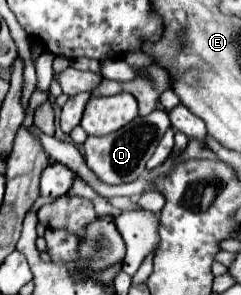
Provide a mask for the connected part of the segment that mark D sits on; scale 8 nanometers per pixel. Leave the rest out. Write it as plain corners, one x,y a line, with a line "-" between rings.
155,110
147,116
137,116
131,120
125,128
107,134
107,136
89,136
87,142
83,144
85,148
85,160
87,166
107,184
125,184
137,180
145,172
145,162
153,156
159,140
163,134
171,128
169,116
165,110

